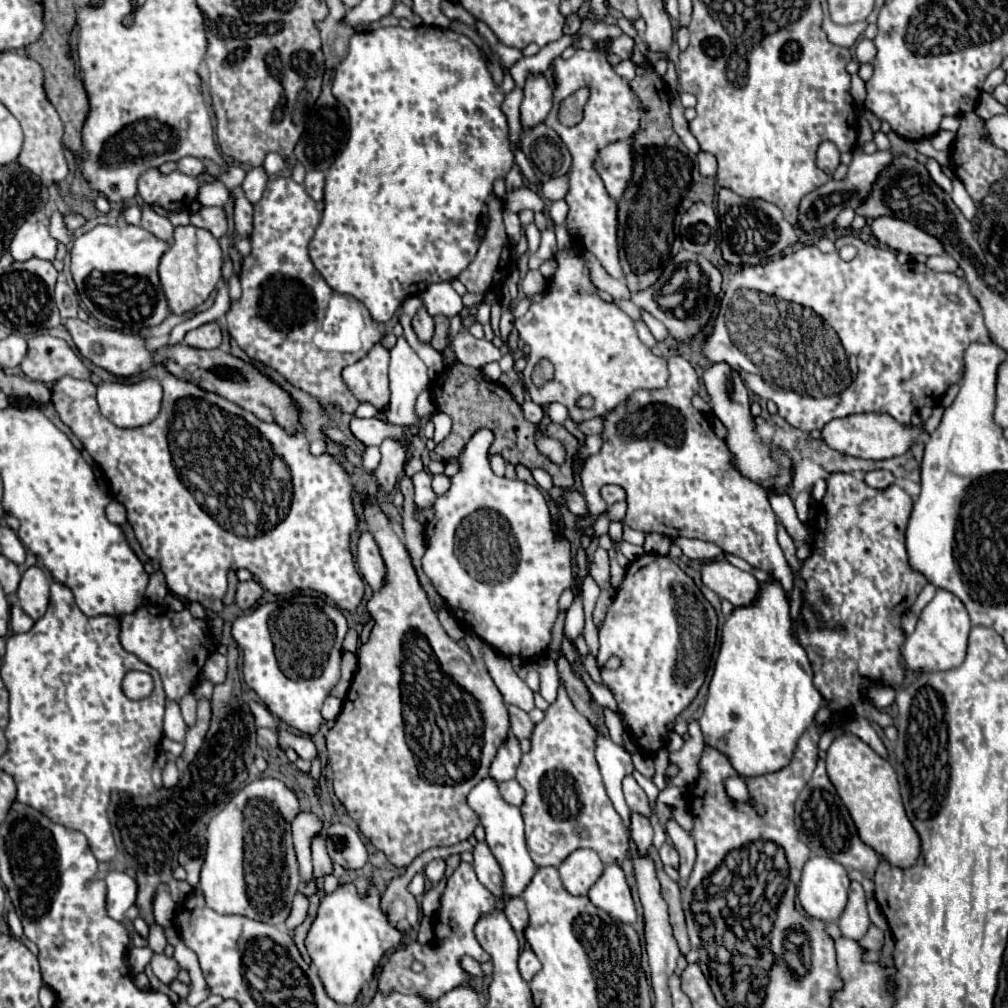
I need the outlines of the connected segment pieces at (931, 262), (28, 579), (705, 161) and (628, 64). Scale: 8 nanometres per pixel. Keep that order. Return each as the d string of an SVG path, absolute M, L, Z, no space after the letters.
M935 255L927 259L927 267L931 271L945 271L945 273L953 273L953 259L947 255Z
M33 565L23 573L17 597L19 597L23 611L33 621L37 621L45 615L47 605L49 605L49 581L39 567Z
M701 151L699 153L699 171L705 177L715 177L717 175L717 159L711 153Z
M630 59L622 60L613 68L614 68L614 71L619 76L626 78L627 80L634 79L636 76L635 66Z

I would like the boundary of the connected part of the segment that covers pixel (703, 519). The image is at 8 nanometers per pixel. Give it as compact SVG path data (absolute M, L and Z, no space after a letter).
M675 355L669 357L669 373L669 381L663 389L639 389L603 417L603 447L597 455L585 459L585 465L581 469L589 513L583 521L579 521L579 527L587 529L591 521L599 517L605 507L605 501L597 499L599 489L605 483L615 483L619 487L625 487L627 493L627 527L643 533L661 533L667 537L681 535L689 539L711 541L725 553L733 553L747 563L753 563L753 567L769 571L775 579L781 581L787 591L791 591L793 573L777 543L777 517L769 505L767 495L763 495L763 487L759 487L759 483L751 483L751 479L743 479L743 475L739 475L739 471L731 467L731 451L727 451L727 443L715 435L709 421L691 405L691 397L699 389L699 377L693 365Z

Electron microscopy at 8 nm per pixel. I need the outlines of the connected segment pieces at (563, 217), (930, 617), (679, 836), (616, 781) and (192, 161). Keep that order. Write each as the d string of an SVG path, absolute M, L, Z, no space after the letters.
M555 201L551 205L551 219L553 223L567 227L567 203L565 201Z
M939 589L933 601L923 609L917 629L905 639L903 661L911 671L949 671L959 667L965 659L967 637L971 631L971 621L965 605L949 591Z
M673 819L667 823L667 835L671 837L671 841L673 841L673 845L675 845L679 857L681 857L681 861L679 861L679 877L681 877L679 879L679 885L685 887L687 885L687 879L689 879L689 875L693 871L693 865L695 865L695 855L697 855L695 841Z
M597 731L595 753L597 753L597 763L601 769L603 781L605 781L607 795L609 795L615 811L621 815L623 825L629 829L631 809L625 803L623 791L621 791L621 781L625 775L631 775L631 771L633 771L631 755L621 745L613 743L609 735L603 735L603 731Z
M183 157L183 159L177 161L177 171L185 173L185 175L199 175L199 173L205 171L205 167L203 167L203 163L201 163L199 159L195 159L195 157Z

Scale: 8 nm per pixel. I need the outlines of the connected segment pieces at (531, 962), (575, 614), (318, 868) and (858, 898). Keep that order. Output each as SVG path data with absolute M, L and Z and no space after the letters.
M531 949L523 951L523 953L519 955L519 973L521 973L521 977L529 983L539 971L541 971L541 963L539 963L539 959L535 957L535 953L533 953Z
M581 597L573 599L571 609L567 611L567 619L565 619L565 631L569 639L577 639L579 633L583 631L583 605L581 605Z
M321 835L315 837L311 851L313 851L313 879L315 879L315 877L329 875L329 873L331 873L331 859L329 859L329 855L327 855L325 839L323 839Z
M851 881L851 889L849 889L849 901L847 901L847 907L843 911L843 915L839 917L837 921L843 937L849 937L849 939L855 939L859 941L871 921L869 921L869 915L867 915L867 905L865 905L865 891L863 891L863 885L857 883L857 881Z

